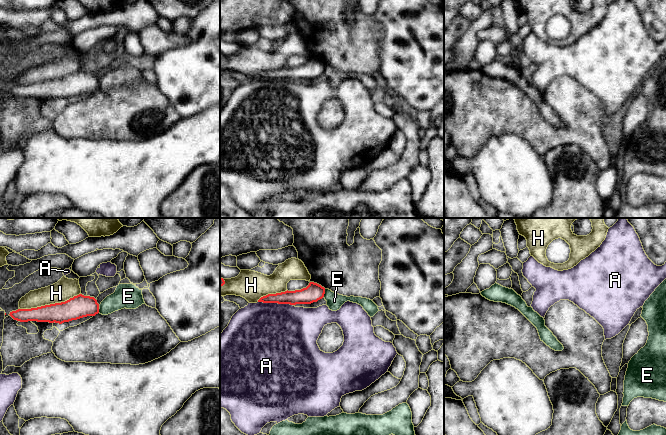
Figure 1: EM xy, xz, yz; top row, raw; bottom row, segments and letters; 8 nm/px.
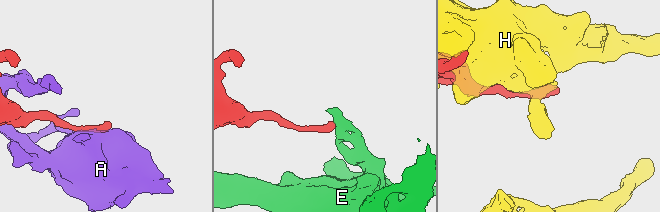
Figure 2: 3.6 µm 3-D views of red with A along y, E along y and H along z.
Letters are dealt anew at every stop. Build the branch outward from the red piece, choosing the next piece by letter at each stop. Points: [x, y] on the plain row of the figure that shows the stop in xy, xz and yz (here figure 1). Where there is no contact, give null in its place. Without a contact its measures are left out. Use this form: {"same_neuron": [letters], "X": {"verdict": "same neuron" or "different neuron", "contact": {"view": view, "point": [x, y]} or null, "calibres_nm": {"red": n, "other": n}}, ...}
{"same_neuron": [], "A": {"verdict": "different neuron", "contact": {"view": "xz", "point": [275, 78]}, "calibres_nm": {"red": 130, "other": 480}}, "E": {"verdict": "different neuron", "contact": {"view": "xz", "point": [324, 69]}, "calibres_nm": {"red": 150, "other": 130}}, "H": {"verdict": "different neuron", "contact": {"view": "xy", "point": [50, 80]}, "calibres_nm": {"red": 180, "other": 170}}}

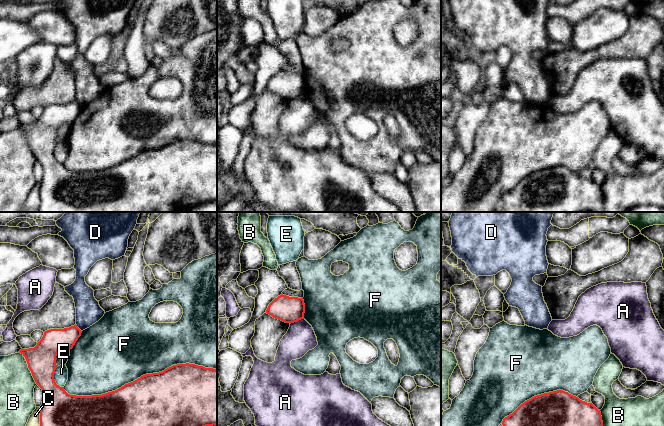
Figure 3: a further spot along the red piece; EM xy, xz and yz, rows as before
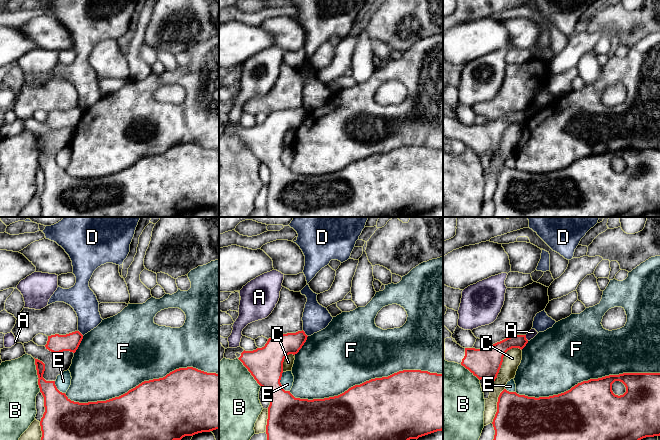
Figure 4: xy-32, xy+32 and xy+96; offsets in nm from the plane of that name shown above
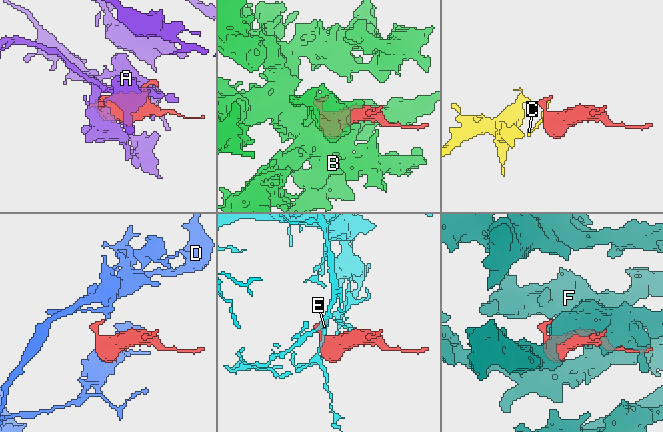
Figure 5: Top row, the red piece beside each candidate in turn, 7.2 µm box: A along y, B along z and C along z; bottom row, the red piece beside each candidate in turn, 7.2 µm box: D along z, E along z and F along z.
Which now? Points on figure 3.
{"same_neuron": [], "A": {"verdict": "different neuron", "contact": {"view": "xz", "point": [296, 97]}, "calibres_nm": {"red": 200, "other": 240}}, "B": {"verdict": "different neuron", "contact": {"view": "xy", "point": [28, 143]}, "calibres_nm": {"red": 240, "other": 280}}, "C": {"verdict": "different neuron", "contact": {"view": "xy", "point": [40, 195]}, "calibres_nm": {"red": 500, "other": 110}}, "D": {"verdict": "different neuron", "contact": {"view": "xy", "point": [78, 104]}, "calibres_nm": {"red": 180, "other": 200}}, "E": {"verdict": "different neuron", "contact": {"view": "xy", "point": [53, 155]}, "calibres_nm": {"red": 300, "other": 110}}, "F": {"verdict": "different neuron", "contact": {"view": "xy", "point": [140, 153]}, "calibres_nm": {"red": 500, "other": 500}}}

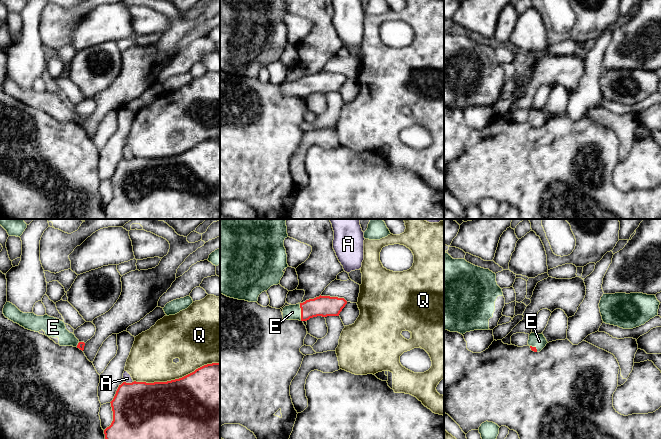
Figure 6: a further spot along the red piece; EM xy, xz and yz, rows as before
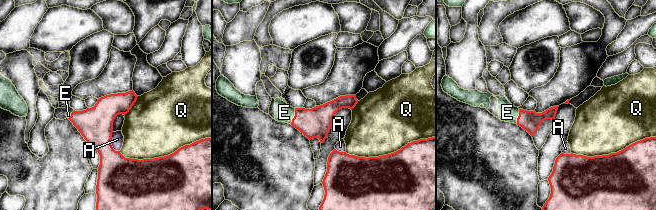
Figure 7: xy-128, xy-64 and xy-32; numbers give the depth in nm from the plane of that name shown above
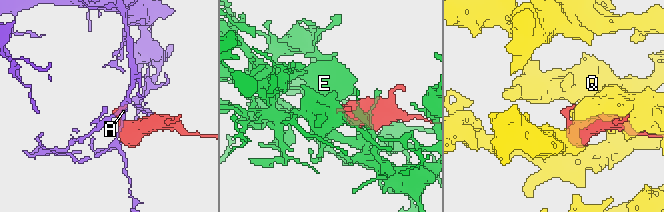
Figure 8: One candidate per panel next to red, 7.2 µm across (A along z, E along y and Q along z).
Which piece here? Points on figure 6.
{"same_neuron": ["E"], "A": {"verdict": "different neuron", "contact": {"view": "xy", "point": [129, 159]}, "calibres_nm": {"red": 460, "other": 70}}, "E": {"verdict": "same neuron", "contact": {"view": "xz", "point": [301, 88]}, "calibres_nm": {"red": 170, "other": 130}}, "Q": {"verdict": "different neuron", "contact": {"view": "xy", "point": [176, 155]}, "calibres_nm": {"red": 500, "other": 340}}}

